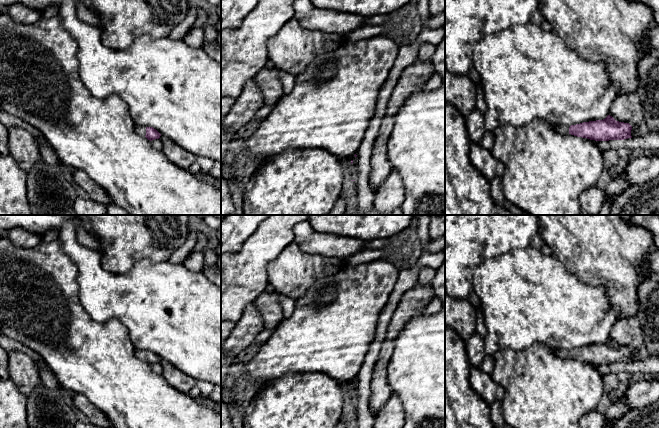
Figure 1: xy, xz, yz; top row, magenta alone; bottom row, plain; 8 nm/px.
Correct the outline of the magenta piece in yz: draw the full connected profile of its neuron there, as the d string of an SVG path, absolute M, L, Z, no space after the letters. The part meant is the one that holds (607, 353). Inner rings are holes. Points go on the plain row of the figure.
M610 339L603 344L583 346L570 351L565 349L556 350L556 356L560 358L571 358L595 365L632 362L631 354L632 350L629 347L616 345Z

